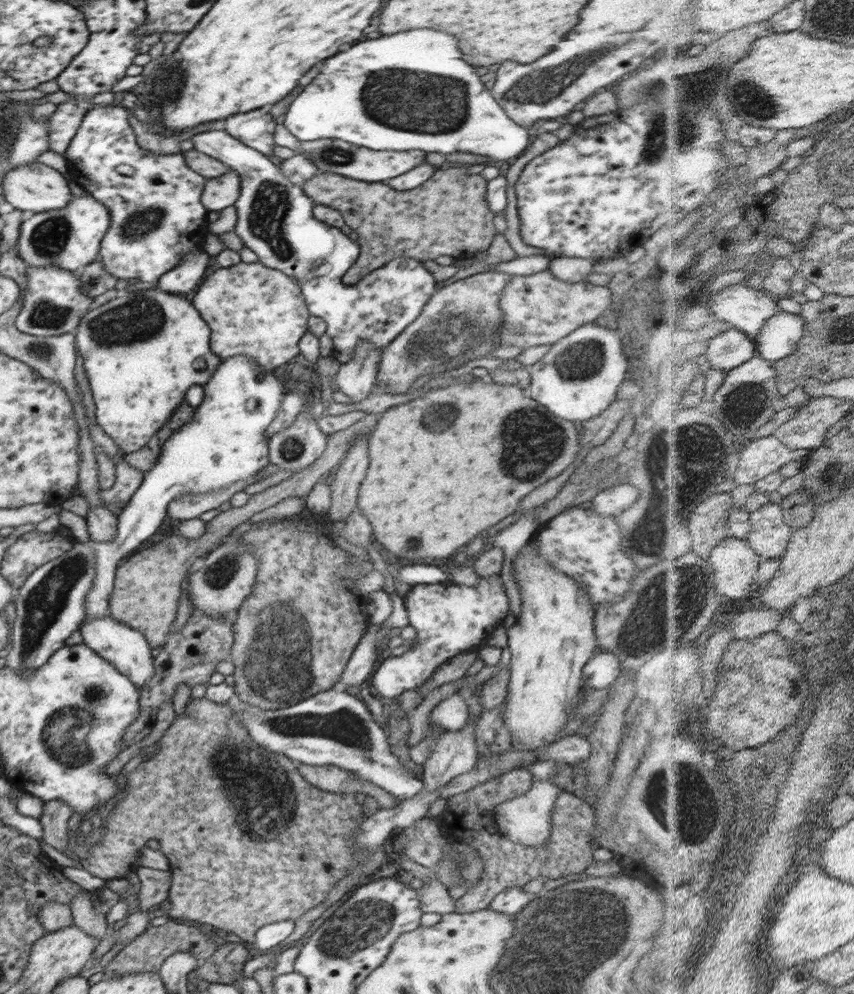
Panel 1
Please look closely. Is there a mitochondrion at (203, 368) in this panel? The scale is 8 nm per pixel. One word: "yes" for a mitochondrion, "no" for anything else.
no

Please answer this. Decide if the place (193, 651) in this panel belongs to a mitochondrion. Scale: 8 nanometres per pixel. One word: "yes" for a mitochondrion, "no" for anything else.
no

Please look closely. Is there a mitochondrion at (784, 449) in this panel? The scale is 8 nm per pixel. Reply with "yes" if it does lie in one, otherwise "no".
no

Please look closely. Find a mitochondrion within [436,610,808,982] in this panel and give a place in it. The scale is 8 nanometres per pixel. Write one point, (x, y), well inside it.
(680, 801)

